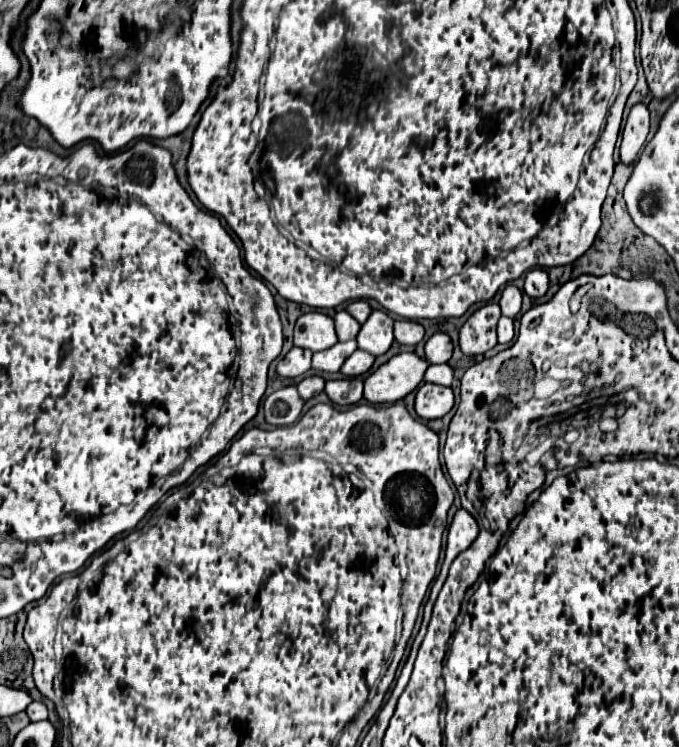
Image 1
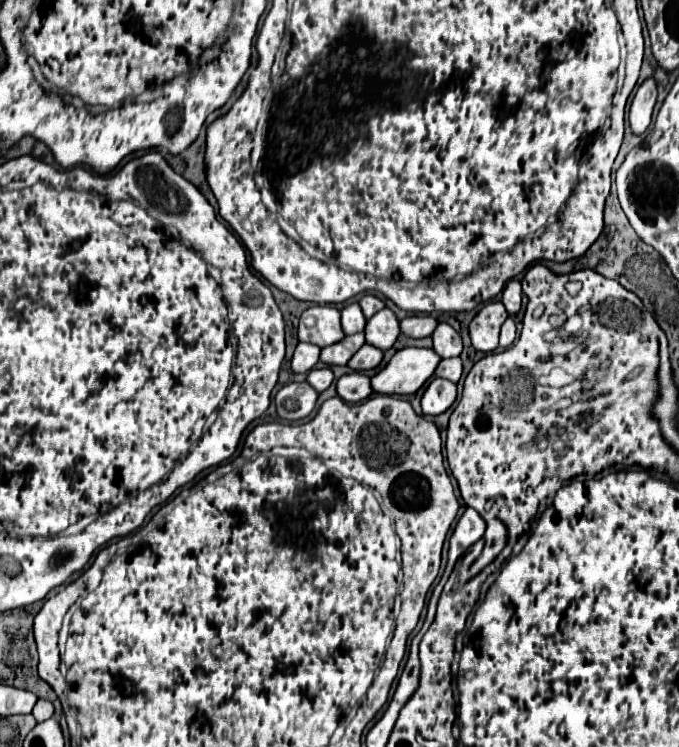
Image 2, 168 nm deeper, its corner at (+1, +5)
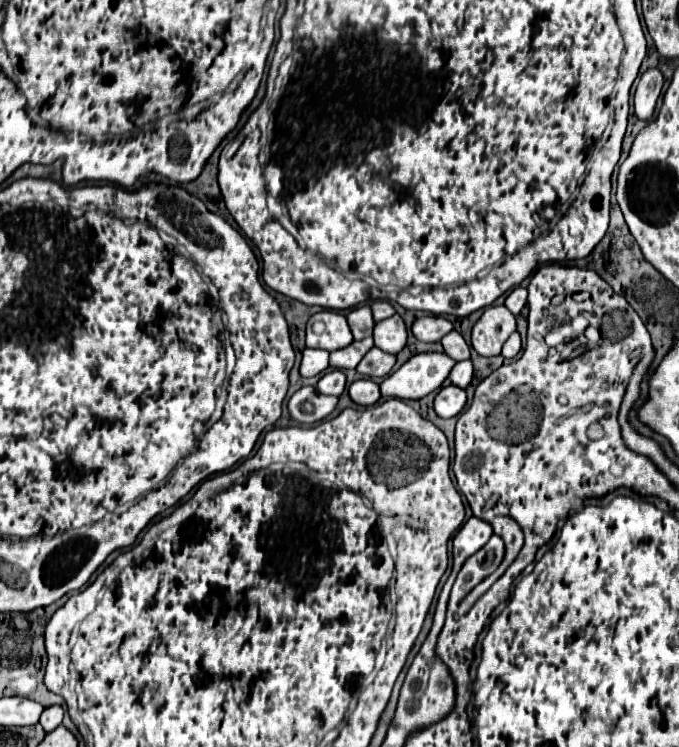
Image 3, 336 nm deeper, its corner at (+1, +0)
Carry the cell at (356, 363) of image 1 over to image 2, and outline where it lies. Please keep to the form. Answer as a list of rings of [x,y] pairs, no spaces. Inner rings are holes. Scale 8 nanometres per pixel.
[[[364,345],[348,363],[350,369],[354,371],[370,371],[370,369],[376,369],[380,363],[382,363],[382,357],[384,353],[378,349],[378,347],[372,347],[372,345]]]

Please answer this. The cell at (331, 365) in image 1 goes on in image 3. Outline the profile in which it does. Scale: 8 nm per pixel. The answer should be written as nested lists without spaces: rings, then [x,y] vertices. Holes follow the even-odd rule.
[[[372,338],[360,340],[360,342],[352,342],[350,346],[346,346],[344,350],[334,350],[330,354],[330,368],[336,370],[344,370],[344,368],[356,368],[358,362],[366,356],[366,352],[374,346]]]

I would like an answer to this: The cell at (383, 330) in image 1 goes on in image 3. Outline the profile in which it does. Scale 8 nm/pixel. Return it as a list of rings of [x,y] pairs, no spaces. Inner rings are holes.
[[[398,314],[374,326],[374,346],[388,354],[398,354],[406,344],[406,336],[408,336],[406,326]]]

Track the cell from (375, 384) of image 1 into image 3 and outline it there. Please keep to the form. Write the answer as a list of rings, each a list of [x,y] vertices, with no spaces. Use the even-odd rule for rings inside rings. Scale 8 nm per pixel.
[[[438,352],[414,354],[394,374],[384,378],[380,392],[384,398],[424,398],[442,386],[454,364],[450,356]]]

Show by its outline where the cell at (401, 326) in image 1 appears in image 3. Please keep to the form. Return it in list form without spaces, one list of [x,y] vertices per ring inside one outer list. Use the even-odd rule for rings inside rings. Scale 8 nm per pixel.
[[[422,316],[412,324],[412,334],[420,342],[438,342],[450,330],[454,330],[452,322],[442,316]]]

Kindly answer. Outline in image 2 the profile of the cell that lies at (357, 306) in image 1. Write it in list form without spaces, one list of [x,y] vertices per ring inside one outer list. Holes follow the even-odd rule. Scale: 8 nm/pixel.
[[[364,295],[360,299],[360,307],[362,307],[366,319],[370,319],[374,313],[378,313],[380,309],[384,309],[384,301],[380,297],[376,297],[376,295]]]

